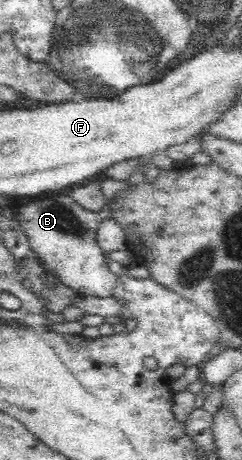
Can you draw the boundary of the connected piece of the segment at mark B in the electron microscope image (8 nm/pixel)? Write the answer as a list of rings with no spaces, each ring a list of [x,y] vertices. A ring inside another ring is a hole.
[[[70,195],[54,199],[40,199],[18,209],[17,220],[27,235],[31,251],[36,254],[47,271],[55,274],[66,286],[81,295],[110,297],[118,277],[110,272],[105,252],[96,244],[96,233],[100,224],[111,218],[112,207],[93,213],[76,204]]]

